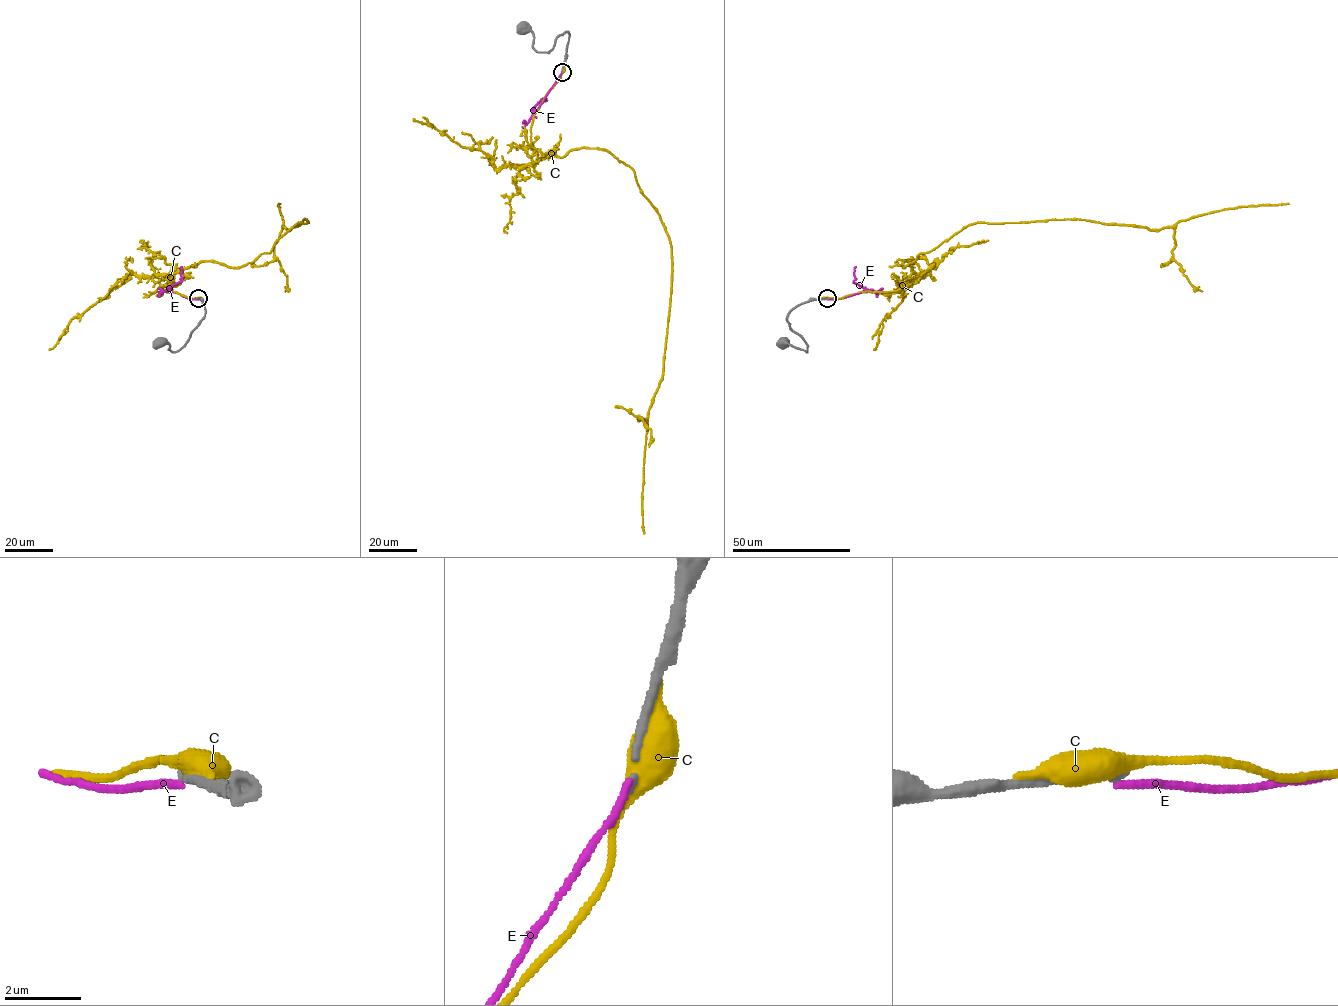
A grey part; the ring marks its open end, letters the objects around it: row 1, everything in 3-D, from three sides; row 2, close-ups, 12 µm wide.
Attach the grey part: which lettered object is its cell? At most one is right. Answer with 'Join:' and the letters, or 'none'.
Join: none

